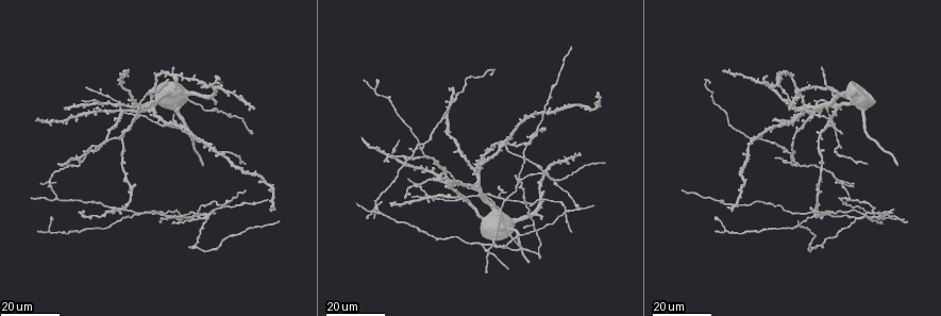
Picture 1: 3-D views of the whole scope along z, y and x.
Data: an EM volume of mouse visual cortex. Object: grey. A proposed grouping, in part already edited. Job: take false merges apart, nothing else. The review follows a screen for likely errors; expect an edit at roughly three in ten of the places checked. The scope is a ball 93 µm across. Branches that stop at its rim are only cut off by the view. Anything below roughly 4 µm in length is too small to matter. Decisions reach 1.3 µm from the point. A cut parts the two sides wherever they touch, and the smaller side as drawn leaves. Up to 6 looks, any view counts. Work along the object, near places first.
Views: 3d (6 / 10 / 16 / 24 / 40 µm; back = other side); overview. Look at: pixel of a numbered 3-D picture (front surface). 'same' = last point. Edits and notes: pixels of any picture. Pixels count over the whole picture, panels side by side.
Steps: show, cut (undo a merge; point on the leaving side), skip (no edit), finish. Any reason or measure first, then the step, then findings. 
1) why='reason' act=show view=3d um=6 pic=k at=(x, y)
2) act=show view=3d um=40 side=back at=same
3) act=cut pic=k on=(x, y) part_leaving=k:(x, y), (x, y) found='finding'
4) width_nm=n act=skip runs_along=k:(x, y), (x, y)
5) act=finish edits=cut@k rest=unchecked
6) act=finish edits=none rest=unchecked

why='three arms meet' act=show view=3d um=24 pic=1 at=(495, 243)

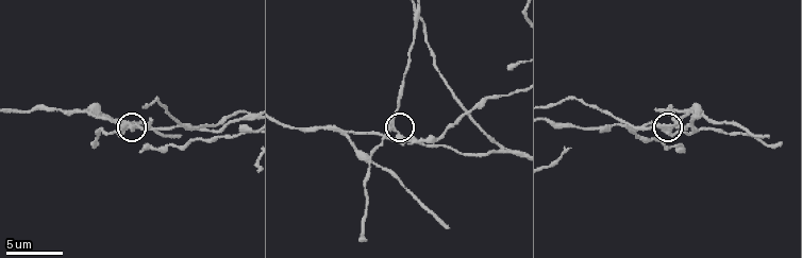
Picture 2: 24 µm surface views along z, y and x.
why='closer look' act=show view=3d um=6 pic=2 at=(397, 135)

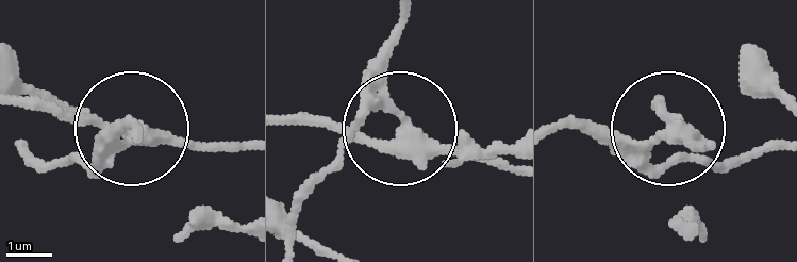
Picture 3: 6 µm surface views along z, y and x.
act=show view=3d um=6 side=back pic=3 at=(404, 126)

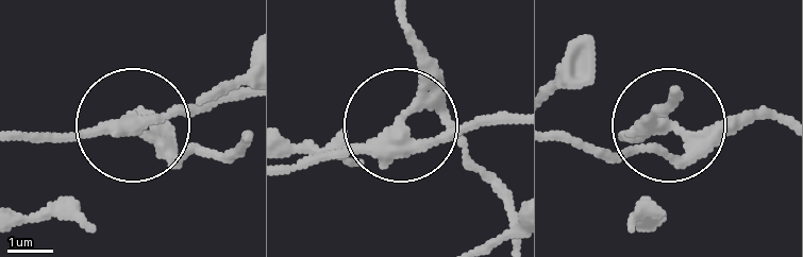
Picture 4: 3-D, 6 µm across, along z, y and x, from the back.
act=cut pic=4 on=(419, 76) part_leaving=4:(399, 138), (422, 73), (403, 17) found='two neurons meet here'

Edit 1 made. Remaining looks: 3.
act=show view=overview

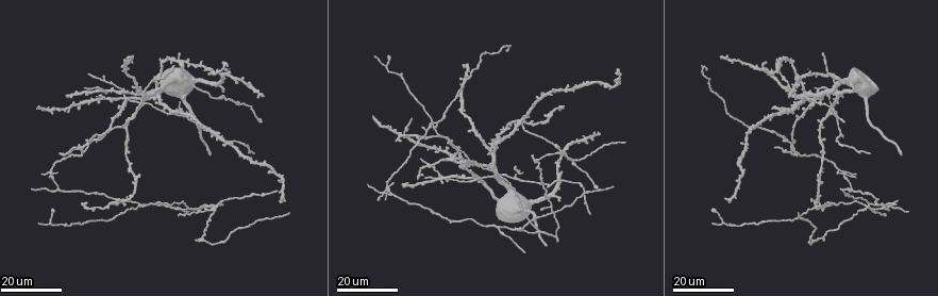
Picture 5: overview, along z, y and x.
why='three arms meet' act=show view=3d um=16 pic=5 at=(202, 206)

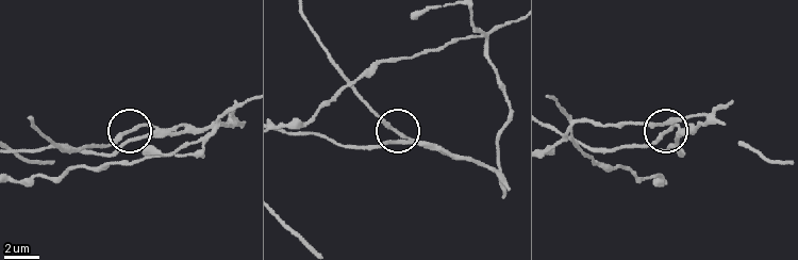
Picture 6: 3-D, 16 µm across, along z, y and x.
act=show view=3d um=10 pic=6 at=(669, 127)

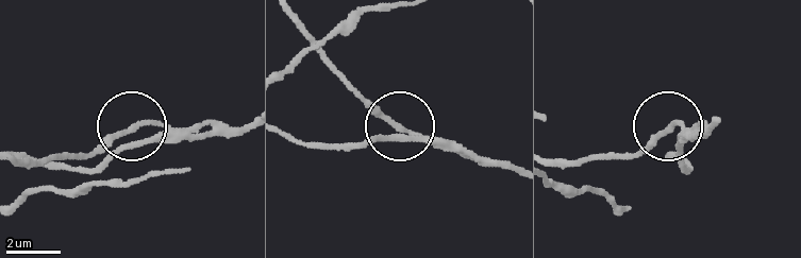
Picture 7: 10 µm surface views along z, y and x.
arms=3 act=skip runs_along=7:(288, 135), (302, 142), (384, 142), (404, 128), (485, 156) found='all the same neuron'

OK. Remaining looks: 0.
act=finish edits=cut@4 rest=unchecked

